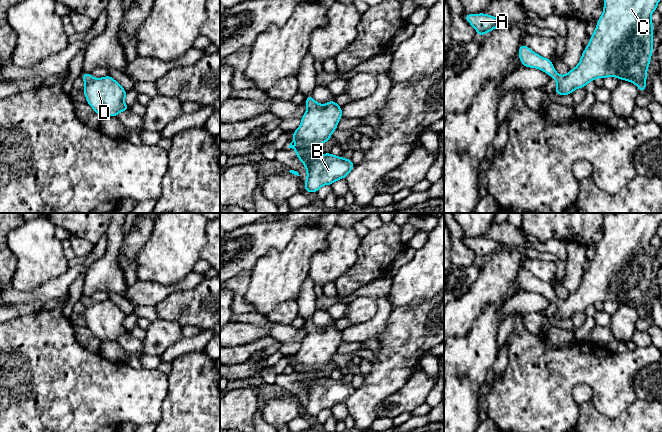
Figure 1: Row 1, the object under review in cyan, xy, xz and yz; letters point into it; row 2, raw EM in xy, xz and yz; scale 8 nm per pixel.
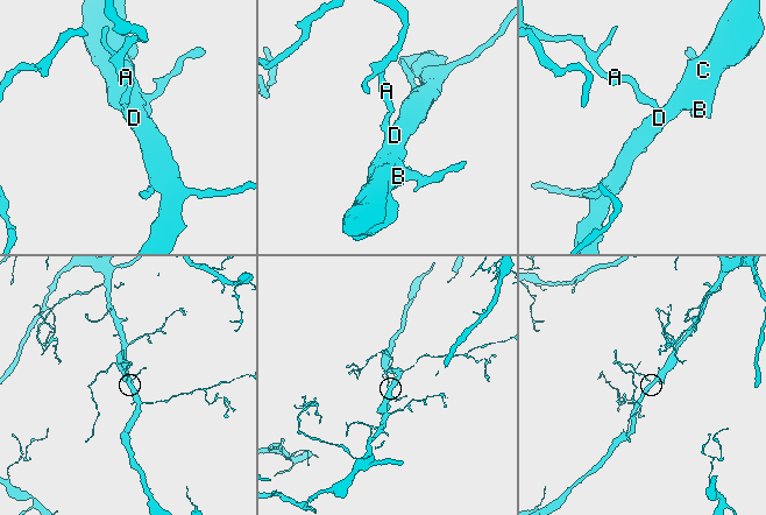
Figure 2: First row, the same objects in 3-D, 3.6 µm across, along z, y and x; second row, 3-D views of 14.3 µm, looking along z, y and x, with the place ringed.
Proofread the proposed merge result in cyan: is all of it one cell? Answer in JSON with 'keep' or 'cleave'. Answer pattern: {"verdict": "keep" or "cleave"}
{"verdict": "keep"}

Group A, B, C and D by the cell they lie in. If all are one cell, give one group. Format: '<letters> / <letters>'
A B C D

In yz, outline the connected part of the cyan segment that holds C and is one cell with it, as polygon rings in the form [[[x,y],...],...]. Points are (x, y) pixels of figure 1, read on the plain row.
[[[614,213],[604,216],[603,237],[597,245],[589,268],[585,271],[580,285],[566,299],[556,296],[551,283],[544,282],[525,268],[519,270],[519,283],[523,290],[536,292],[556,304],[558,319],[571,319],[578,312],[597,302],[616,301],[634,307],[639,316],[645,316],[647,294],[653,277],[653,246],[651,239],[657,234],[662,222],[662,213]]]

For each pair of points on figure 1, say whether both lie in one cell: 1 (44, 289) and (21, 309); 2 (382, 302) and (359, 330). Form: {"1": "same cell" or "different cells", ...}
{"1": "different cells", "2": "same cell"}

